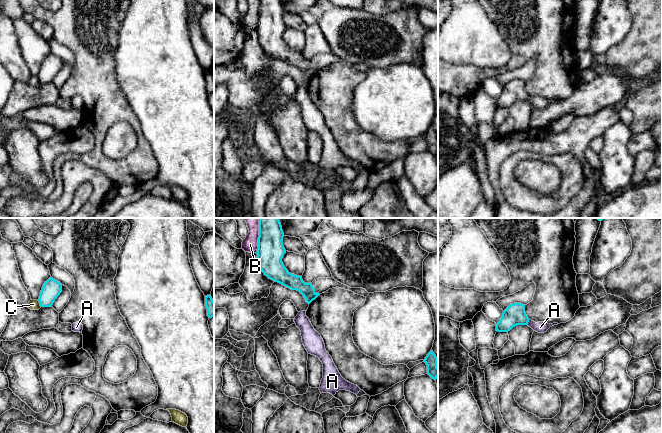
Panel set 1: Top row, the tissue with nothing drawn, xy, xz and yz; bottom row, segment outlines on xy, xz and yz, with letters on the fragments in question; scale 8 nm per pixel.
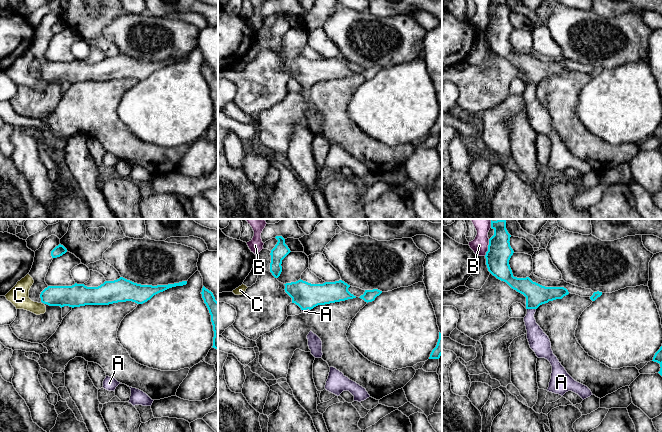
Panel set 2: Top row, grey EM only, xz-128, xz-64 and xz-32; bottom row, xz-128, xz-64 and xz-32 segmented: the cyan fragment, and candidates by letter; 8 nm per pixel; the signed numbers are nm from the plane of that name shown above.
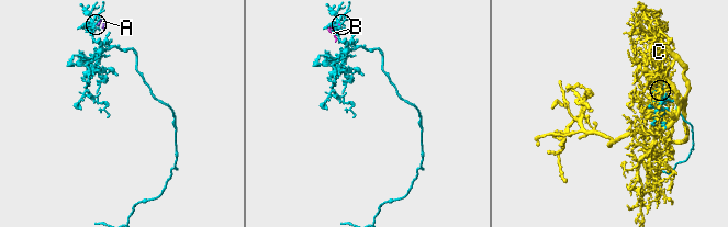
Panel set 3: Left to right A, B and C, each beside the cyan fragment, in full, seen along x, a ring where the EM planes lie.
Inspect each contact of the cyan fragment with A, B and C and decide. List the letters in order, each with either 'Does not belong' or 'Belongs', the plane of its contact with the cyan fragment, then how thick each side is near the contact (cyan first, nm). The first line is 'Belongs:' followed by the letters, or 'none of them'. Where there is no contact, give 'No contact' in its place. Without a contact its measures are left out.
Belongs: A
A: Belongs. Touches cyan in yz. Thickness 170 nm (cyan) against 90 nm
B: Does not belong. Touches cyan in xz. Thickness 220 nm (cyan) against 130 nm
C: Does not belong. Touches cyan in xy. Thickness 150 nm (cyan) against 80 nm

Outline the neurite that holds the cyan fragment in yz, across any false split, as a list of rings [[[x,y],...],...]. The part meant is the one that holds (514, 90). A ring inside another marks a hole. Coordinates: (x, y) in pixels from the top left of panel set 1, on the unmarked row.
[[[521,79],[510,80],[502,89],[500,97],[496,100],[496,107],[508,108],[517,101],[528,101],[538,109],[546,108],[550,103],[558,99],[548,100],[534,98],[528,94],[525,88],[525,81]]]

